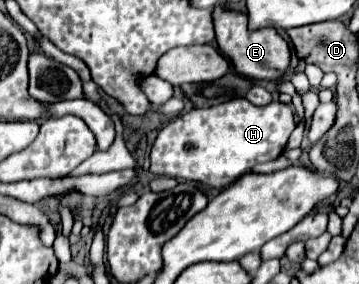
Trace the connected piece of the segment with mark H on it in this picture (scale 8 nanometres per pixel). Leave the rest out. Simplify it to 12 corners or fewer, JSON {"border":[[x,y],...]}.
{"border":[[281,101],[191,109],[159,131],[153,175],[225,189],[277,159]]}

